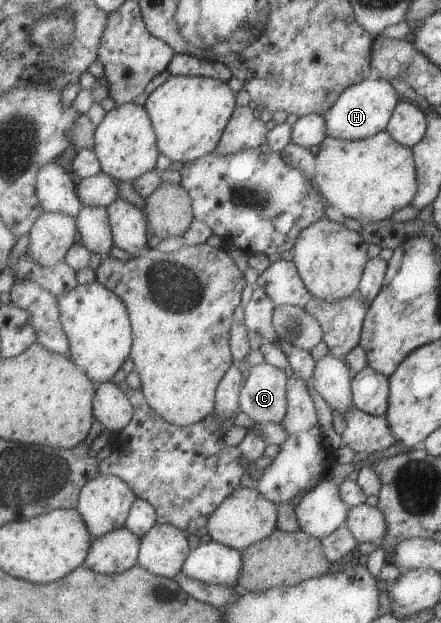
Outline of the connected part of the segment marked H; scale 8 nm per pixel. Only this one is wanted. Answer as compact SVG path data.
M371 78L350 86L324 114L328 136L348 141L375 136L375 133L385 130L399 99L399 94L394 91L394 85L383 79Z

